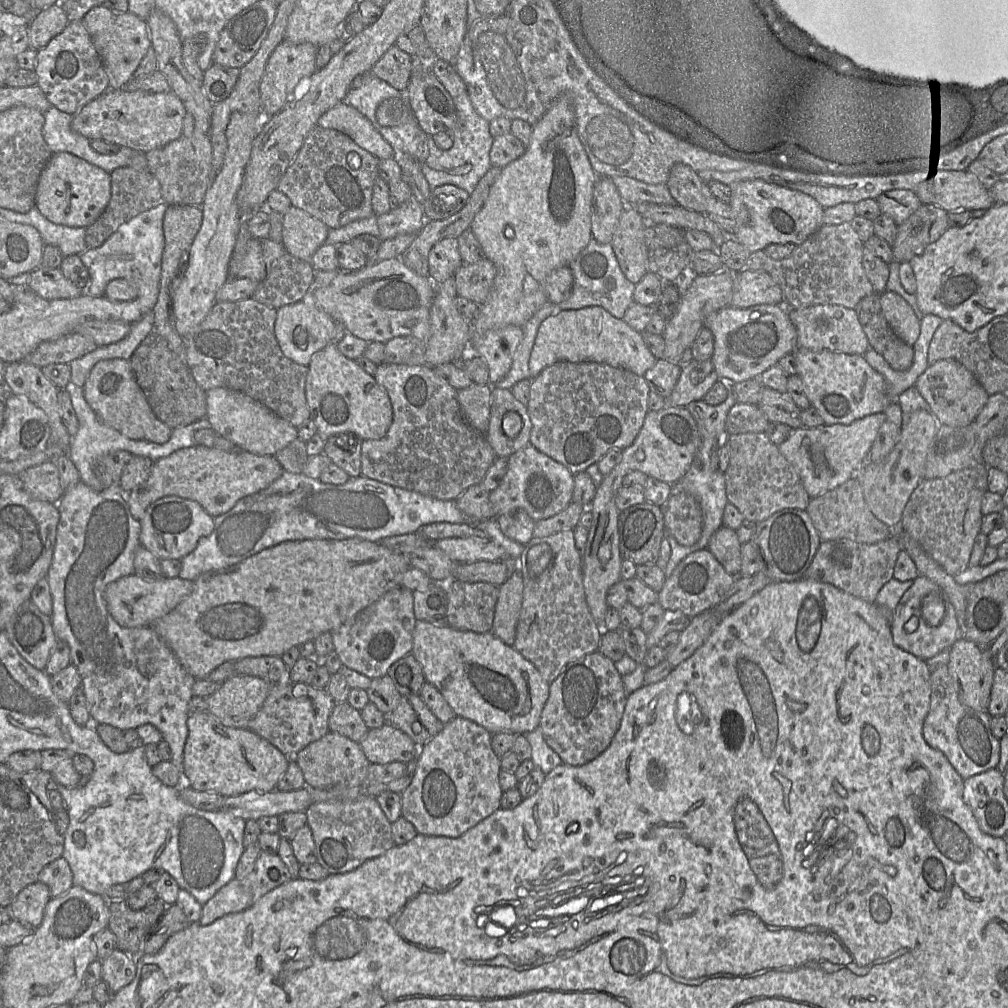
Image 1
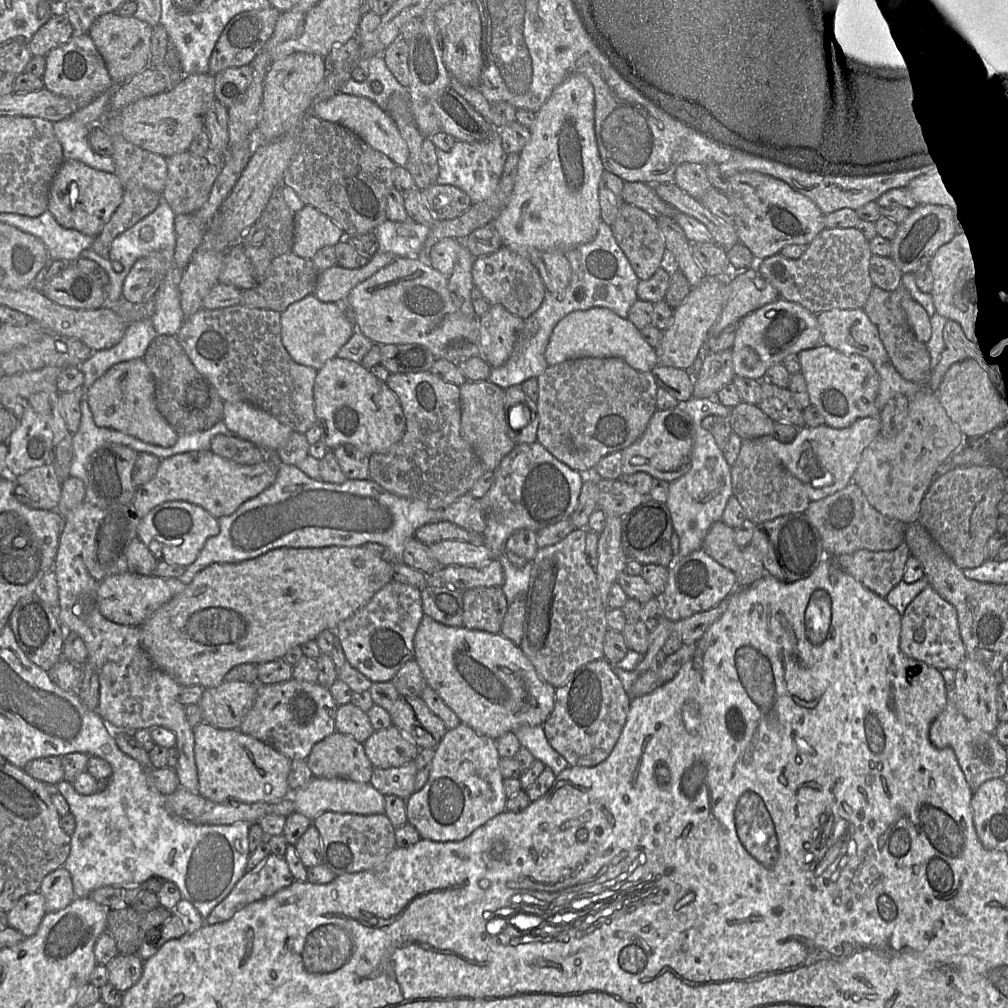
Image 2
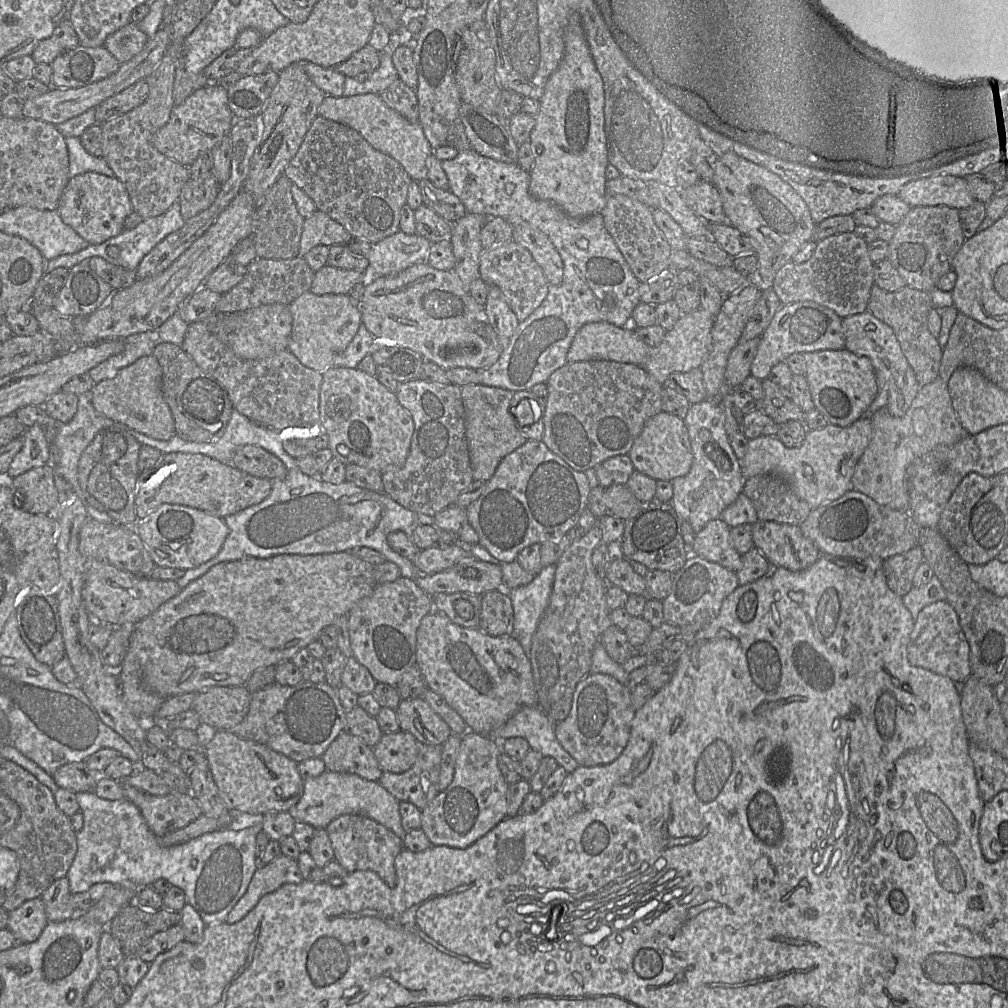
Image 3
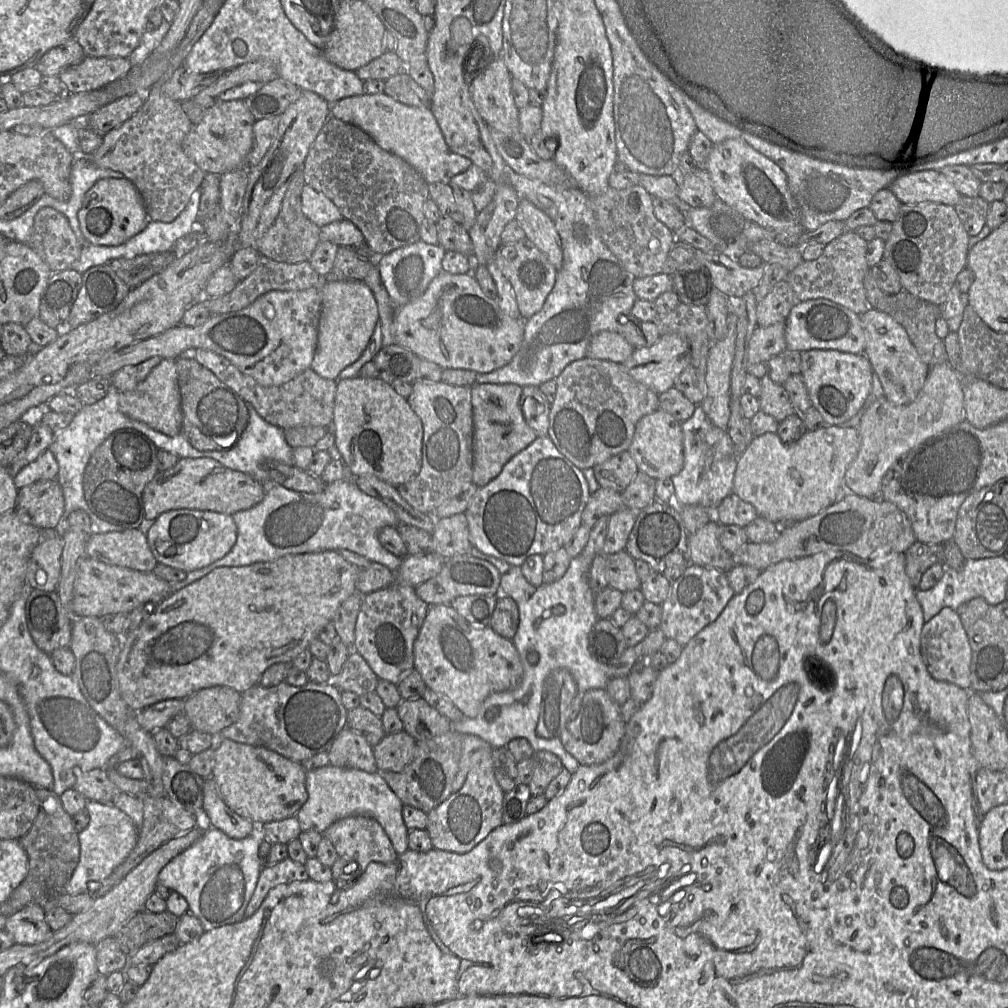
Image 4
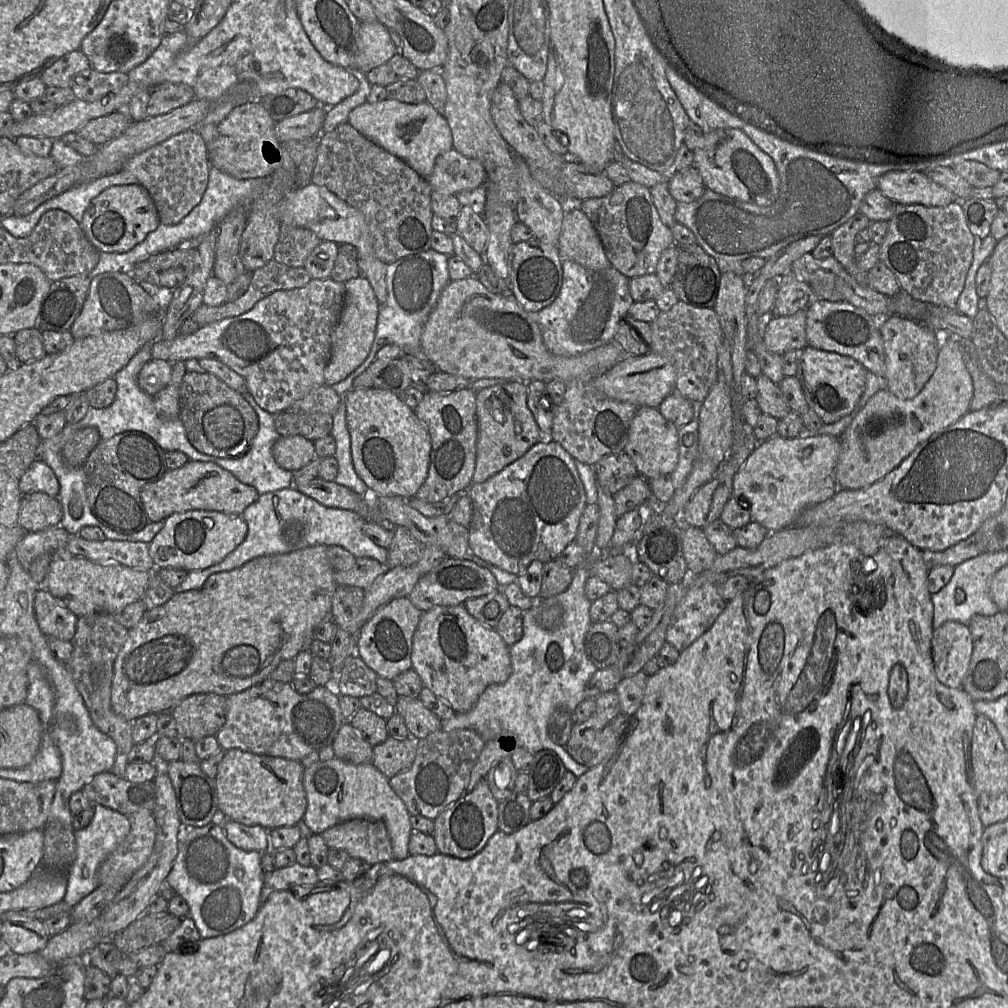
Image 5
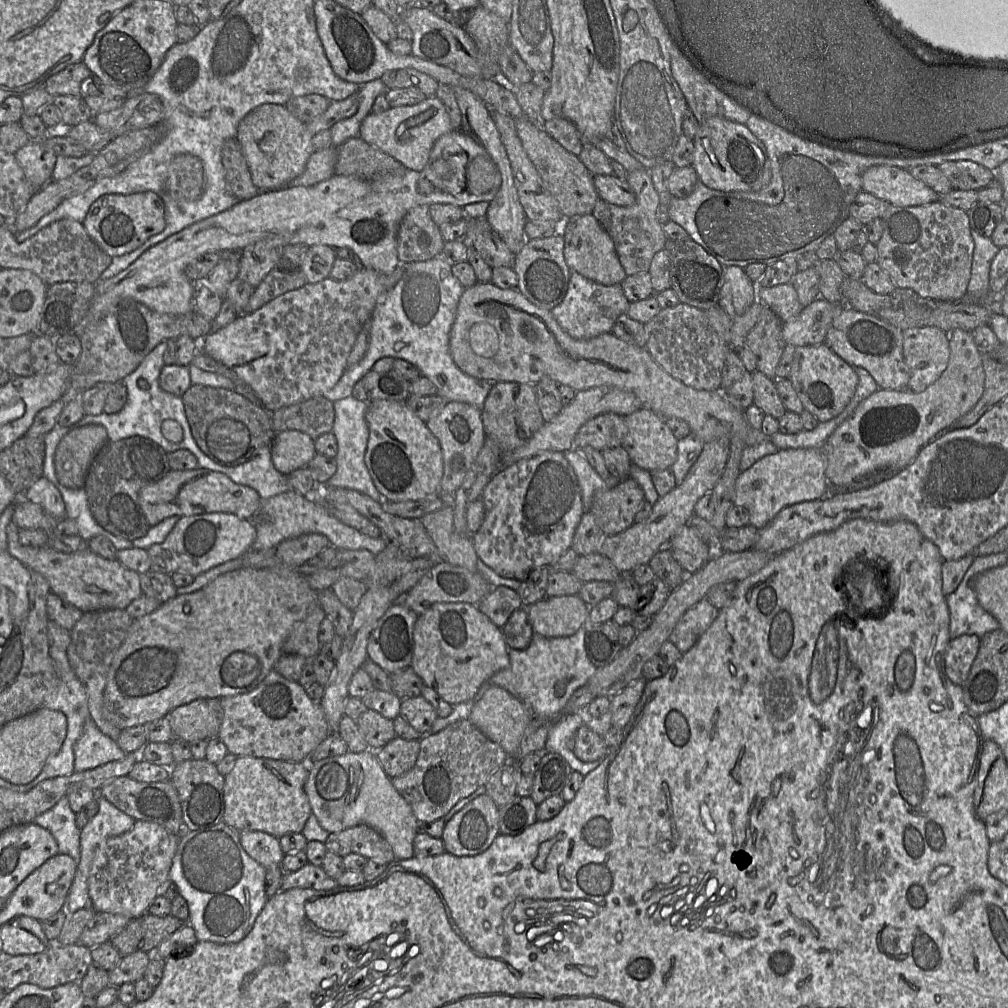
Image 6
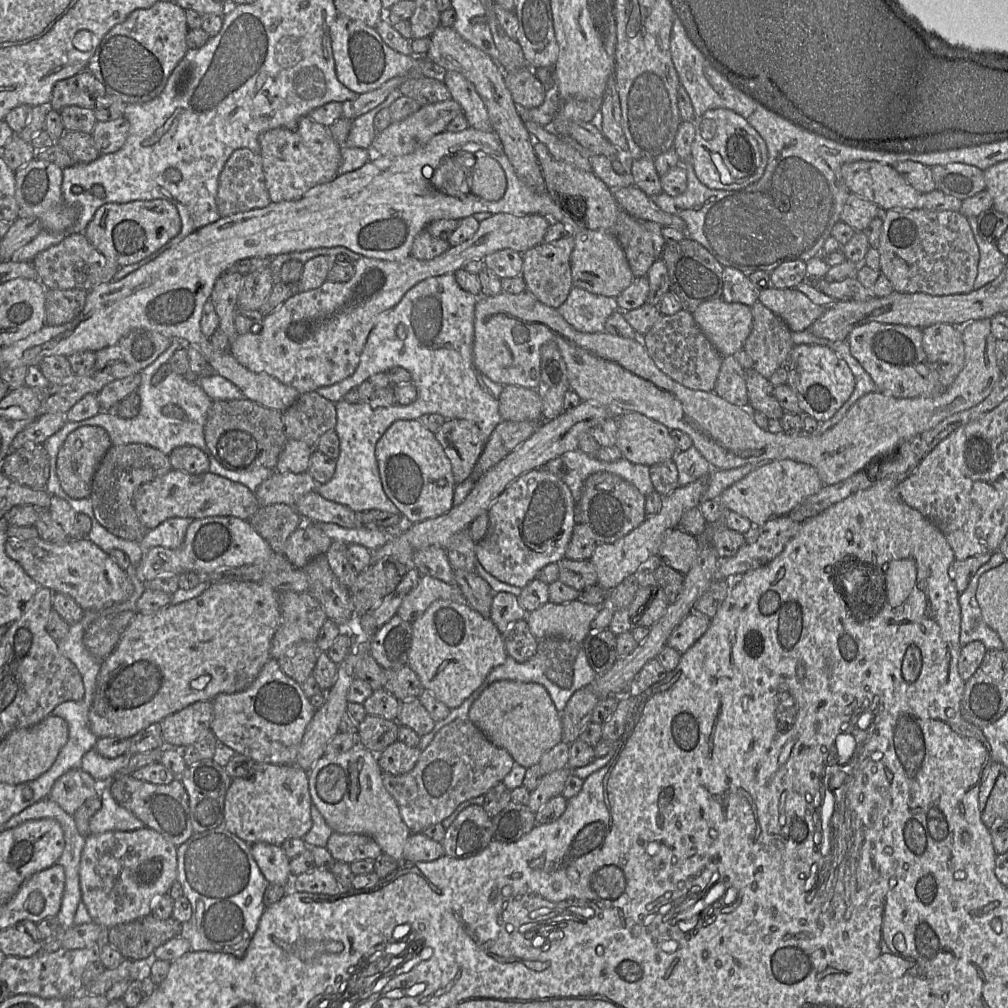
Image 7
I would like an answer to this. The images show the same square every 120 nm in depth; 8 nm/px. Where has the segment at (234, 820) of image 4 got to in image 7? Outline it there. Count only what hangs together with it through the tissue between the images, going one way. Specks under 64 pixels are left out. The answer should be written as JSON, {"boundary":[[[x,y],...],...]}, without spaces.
{"boundary":[[[257,842],[250,850],[261,873],[269,883],[289,885],[292,879],[290,859],[281,846]]]}

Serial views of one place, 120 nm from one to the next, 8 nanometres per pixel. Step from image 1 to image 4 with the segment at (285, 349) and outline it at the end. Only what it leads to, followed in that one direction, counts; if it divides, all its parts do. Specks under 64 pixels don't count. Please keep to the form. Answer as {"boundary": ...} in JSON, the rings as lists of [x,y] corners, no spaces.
{"boundary":[[[338,280],[327,282],[321,288],[322,305],[318,324],[317,348],[310,369],[318,376],[336,380],[340,372],[353,364],[367,347],[378,322],[378,307],[371,289],[360,280]]]}

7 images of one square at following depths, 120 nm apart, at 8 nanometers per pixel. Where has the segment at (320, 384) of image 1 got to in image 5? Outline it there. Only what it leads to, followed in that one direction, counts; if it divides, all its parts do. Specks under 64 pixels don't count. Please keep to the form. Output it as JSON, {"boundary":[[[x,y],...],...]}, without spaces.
{"boundary":[[[378,388],[351,389],[343,397],[354,470],[374,497],[415,497],[430,462],[431,438],[425,425],[394,393]]]}

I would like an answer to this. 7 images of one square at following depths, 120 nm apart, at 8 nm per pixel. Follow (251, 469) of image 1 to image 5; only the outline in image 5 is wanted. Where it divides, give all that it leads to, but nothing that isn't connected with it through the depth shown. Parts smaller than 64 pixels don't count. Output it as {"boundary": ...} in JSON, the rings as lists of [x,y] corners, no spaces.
{"boundary":[[[192,460],[178,469],[167,470],[160,479],[147,484],[141,492],[141,499],[151,522],[165,521],[174,513],[190,510],[218,511],[242,516],[245,509],[259,496],[254,487],[242,483],[217,464]]]}

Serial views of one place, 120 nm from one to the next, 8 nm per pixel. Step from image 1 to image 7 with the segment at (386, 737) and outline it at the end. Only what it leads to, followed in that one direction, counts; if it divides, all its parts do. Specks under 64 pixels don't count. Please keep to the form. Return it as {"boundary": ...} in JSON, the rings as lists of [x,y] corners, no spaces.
{"boundary":[[[396,741],[378,754],[378,764],[384,773],[403,775],[416,765],[421,751],[419,747],[411,747]]]}

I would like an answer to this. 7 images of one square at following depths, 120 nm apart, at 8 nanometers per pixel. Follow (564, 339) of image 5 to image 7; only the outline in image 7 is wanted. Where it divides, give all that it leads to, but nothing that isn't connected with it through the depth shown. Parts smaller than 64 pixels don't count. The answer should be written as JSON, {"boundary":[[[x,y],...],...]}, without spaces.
{"boundary":[[[573,286],[566,301],[557,308],[559,314],[577,331],[584,333],[605,332],[607,318],[618,310],[616,298],[596,295]]]}

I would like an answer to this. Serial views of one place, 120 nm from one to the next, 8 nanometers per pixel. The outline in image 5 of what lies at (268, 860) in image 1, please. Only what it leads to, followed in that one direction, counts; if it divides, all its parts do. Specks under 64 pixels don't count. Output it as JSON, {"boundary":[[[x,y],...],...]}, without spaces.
{"boundary":[[[298,862],[293,865],[277,868],[264,878],[261,891],[261,905],[276,891],[297,885],[310,885],[319,881],[317,870],[313,866],[302,866]]]}

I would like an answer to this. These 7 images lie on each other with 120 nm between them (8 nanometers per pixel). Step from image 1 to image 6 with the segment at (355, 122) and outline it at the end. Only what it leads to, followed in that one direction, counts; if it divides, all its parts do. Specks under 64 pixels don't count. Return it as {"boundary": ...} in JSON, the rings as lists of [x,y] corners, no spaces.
{"boundary":[[[434,96],[416,105],[390,107],[379,114],[370,113],[361,123],[359,136],[375,148],[392,156],[407,169],[422,171],[428,164],[436,140],[452,130],[444,104]]]}

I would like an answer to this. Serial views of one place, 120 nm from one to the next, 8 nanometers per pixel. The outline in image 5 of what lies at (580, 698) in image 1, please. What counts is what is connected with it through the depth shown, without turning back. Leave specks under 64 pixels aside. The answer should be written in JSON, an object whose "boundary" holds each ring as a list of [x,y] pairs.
{"boundary":[[[594,713],[587,720],[574,723],[565,748],[576,762],[590,768],[602,763],[615,753],[620,737],[616,736],[610,722],[601,720]]]}

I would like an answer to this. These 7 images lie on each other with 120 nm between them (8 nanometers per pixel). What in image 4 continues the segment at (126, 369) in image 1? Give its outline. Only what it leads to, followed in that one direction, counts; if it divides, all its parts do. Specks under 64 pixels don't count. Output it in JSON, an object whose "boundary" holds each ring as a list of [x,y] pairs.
{"boundary":[[[162,359],[133,391],[120,392],[118,408],[131,419],[143,422],[162,434],[170,437],[179,434],[182,429],[182,411],[175,360]]]}

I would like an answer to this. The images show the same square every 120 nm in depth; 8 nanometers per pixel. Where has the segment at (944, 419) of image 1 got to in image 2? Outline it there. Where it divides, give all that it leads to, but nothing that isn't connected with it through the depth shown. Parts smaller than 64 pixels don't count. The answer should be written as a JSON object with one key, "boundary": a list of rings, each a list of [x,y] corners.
{"boundary":[[[964,359],[952,364],[934,393],[965,439],[985,435],[997,425],[1004,414],[1005,397],[998,392],[988,374],[973,359]]]}

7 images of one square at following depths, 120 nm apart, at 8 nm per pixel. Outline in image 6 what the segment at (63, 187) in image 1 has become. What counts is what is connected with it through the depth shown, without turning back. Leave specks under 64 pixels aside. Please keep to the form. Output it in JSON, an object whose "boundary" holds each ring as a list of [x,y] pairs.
{"boundary":[[[155,192],[133,194],[107,194],[90,206],[82,222],[91,239],[111,257],[134,251],[150,237],[160,233],[166,226],[165,204]]]}

